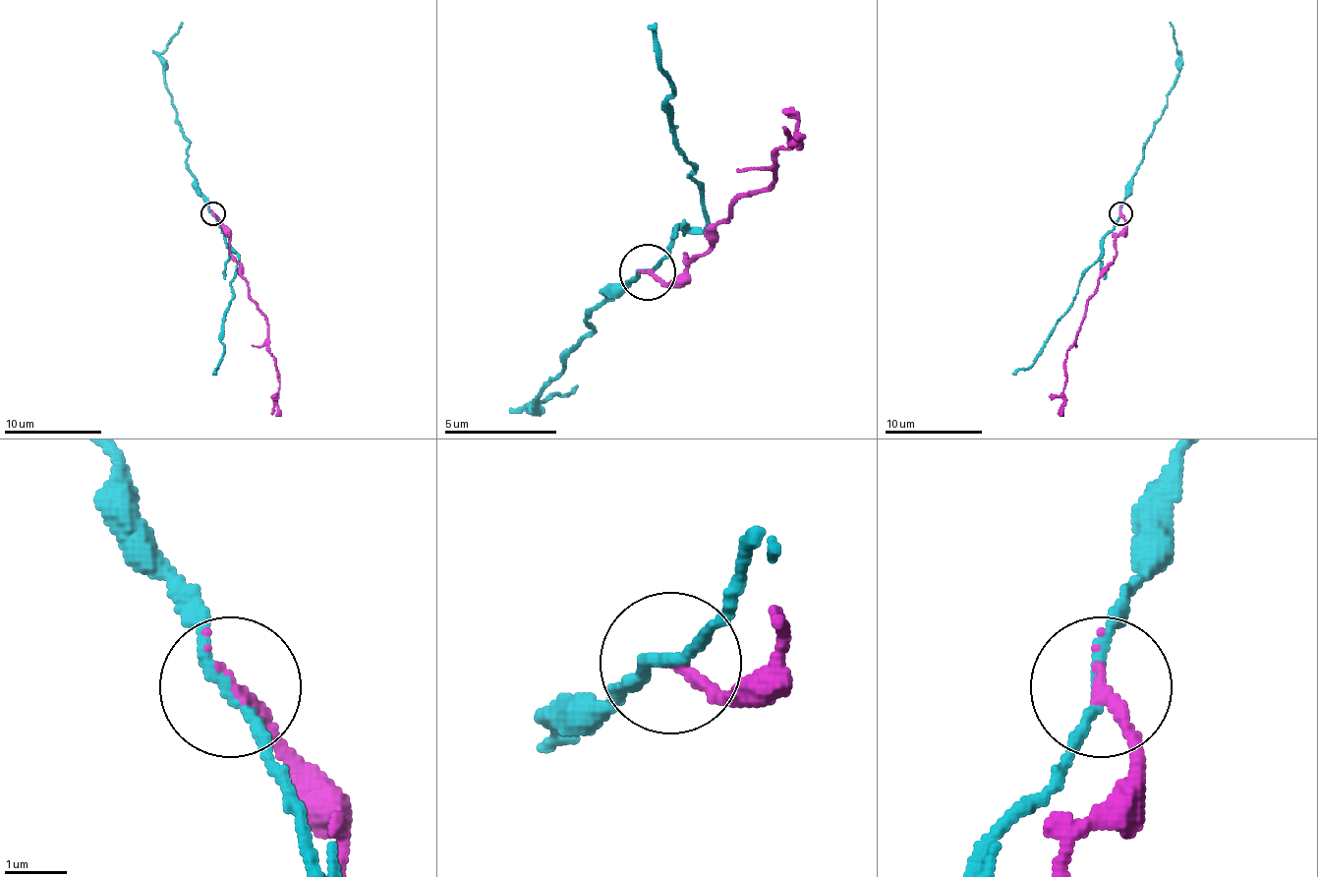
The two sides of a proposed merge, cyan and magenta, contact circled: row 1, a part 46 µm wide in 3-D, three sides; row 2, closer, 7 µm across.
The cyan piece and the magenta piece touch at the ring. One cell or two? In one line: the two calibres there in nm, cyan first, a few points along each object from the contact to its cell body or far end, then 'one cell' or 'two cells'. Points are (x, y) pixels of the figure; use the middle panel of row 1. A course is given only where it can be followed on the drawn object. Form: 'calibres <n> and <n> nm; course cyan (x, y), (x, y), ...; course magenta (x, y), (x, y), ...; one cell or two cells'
calibres 160 and 200 nm; course cyan (646, 270), (606, 299), (590, 316), (596, 327), (534, 406), (528, 406), (579, 383); course magenta (646, 270), (674, 282), (685, 260), (708, 249), (730, 209), (775, 181), (780, 147), (803, 142), (780, 125); two cells

